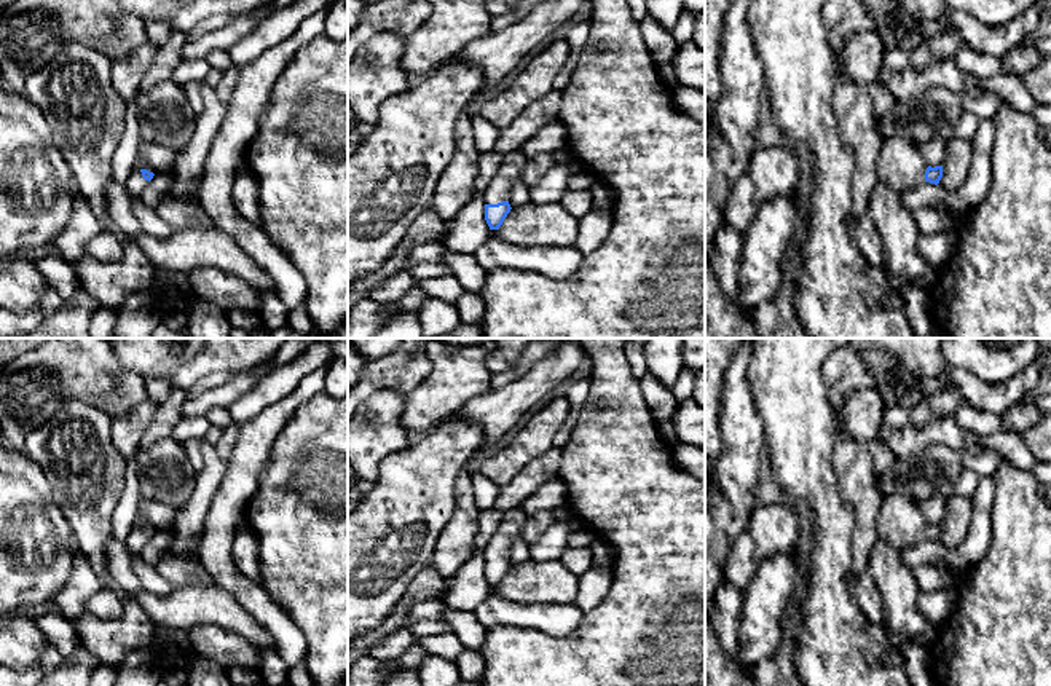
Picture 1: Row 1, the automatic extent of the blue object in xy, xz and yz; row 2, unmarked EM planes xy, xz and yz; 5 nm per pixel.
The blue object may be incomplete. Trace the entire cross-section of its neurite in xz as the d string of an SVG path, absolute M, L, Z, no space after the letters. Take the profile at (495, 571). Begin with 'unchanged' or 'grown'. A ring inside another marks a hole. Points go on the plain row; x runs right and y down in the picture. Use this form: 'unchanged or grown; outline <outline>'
grown; outline M522 507L504 512L501 525L485 547L485 578L490 587L499 587L504 576L510 570L510 549L515 539L522 536L526 518L528 517Z

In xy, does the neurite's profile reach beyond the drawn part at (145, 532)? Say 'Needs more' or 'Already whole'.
Needs more

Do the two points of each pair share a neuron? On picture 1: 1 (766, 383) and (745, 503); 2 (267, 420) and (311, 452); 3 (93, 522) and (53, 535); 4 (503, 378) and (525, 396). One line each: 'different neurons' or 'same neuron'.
1: different neurons
2: different neurons
3: different neurons
4: different neurons

